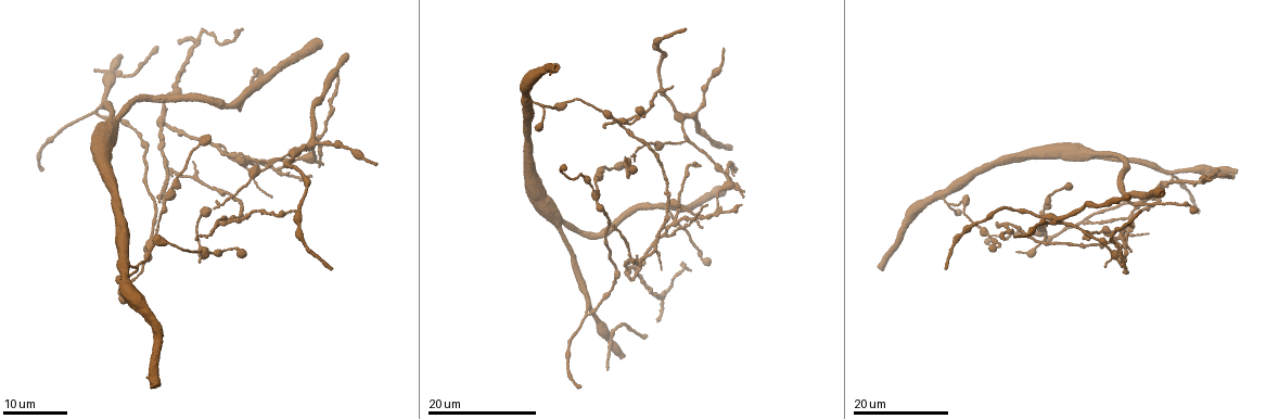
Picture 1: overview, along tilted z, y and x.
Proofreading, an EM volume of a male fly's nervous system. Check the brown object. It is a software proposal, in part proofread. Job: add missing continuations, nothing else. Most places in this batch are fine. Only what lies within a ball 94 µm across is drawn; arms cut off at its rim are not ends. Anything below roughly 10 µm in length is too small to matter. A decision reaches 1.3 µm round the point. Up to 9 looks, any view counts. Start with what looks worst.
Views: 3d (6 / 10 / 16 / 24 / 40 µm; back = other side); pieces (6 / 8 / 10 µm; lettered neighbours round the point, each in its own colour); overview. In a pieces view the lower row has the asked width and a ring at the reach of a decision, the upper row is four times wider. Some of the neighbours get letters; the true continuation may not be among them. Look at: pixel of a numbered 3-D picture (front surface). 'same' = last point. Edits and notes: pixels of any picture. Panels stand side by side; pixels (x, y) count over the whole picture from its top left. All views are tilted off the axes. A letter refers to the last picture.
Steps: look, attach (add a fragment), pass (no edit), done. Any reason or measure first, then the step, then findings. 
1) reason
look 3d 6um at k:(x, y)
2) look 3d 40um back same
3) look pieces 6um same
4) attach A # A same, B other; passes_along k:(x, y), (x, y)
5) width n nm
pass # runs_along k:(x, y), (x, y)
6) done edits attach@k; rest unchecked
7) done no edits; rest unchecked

tapers out
look 3d 16um at 1:(634, 260)

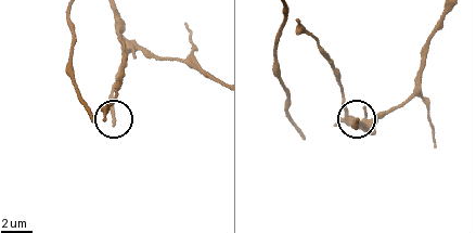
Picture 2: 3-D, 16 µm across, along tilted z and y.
look pieces 8um at 2:(114, 121)

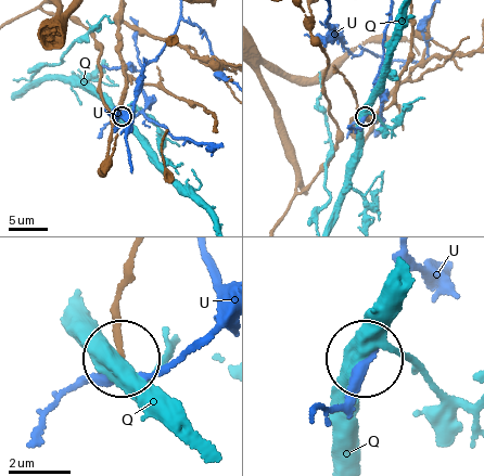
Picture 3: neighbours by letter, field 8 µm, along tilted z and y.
pass # Q other, U other; runs_along 3:(127, 261), (116, 313), (122, 359); no lettered fragment goes on from it

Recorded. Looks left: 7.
look 3d 16um at 1:(195, 241)

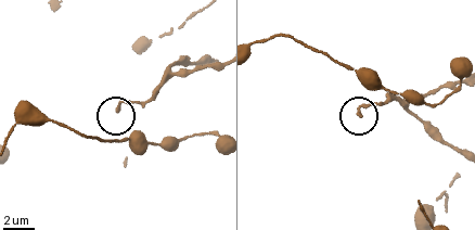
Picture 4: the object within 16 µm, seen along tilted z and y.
what lies round it
look pieces 10um at 4:(358, 114)

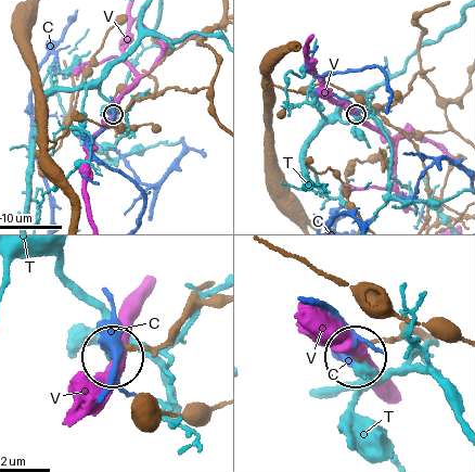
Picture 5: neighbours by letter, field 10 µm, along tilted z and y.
width 190 nm
pass # C other, T other, V other; no lettered fragment goes on from it

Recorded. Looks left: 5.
free end
look 3d 16um at 1:(700, 166)

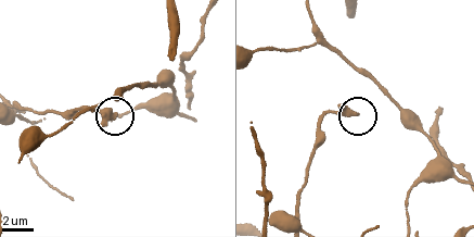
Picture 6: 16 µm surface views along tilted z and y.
see the neighbours
look pieces 6um at 6:(112, 115)

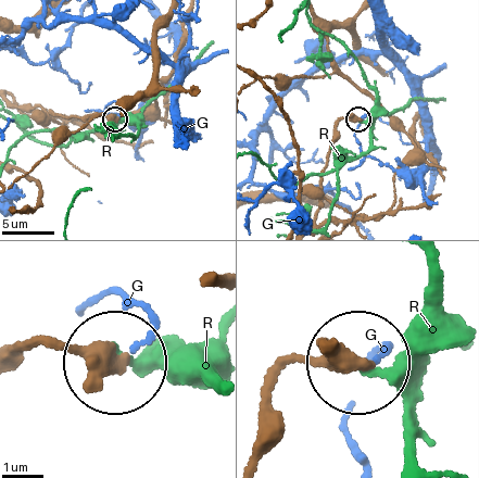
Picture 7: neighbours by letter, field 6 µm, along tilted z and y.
pass # G other, R other; runs_along 7:(19, 352), (87, 346), (113, 357); none of them fits

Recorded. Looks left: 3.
tapers out
look 3d 24um at 1:(295, 210)

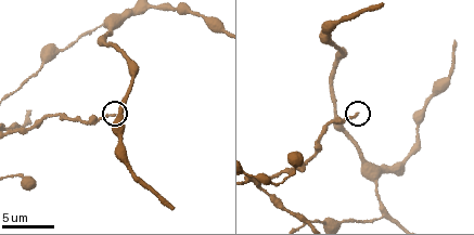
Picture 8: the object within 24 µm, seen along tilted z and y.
look pieces 10um at 8:(112, 113)

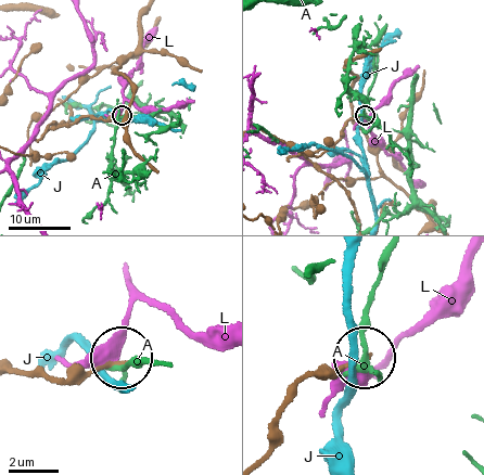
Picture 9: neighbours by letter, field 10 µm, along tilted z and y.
pass # A other, J other, L other; runs_along 9:(262, 458), (272, 419), (303, 377), (364, 359); no lettered fragment goes on from it

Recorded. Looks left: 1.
done no edits; rest unchecked

